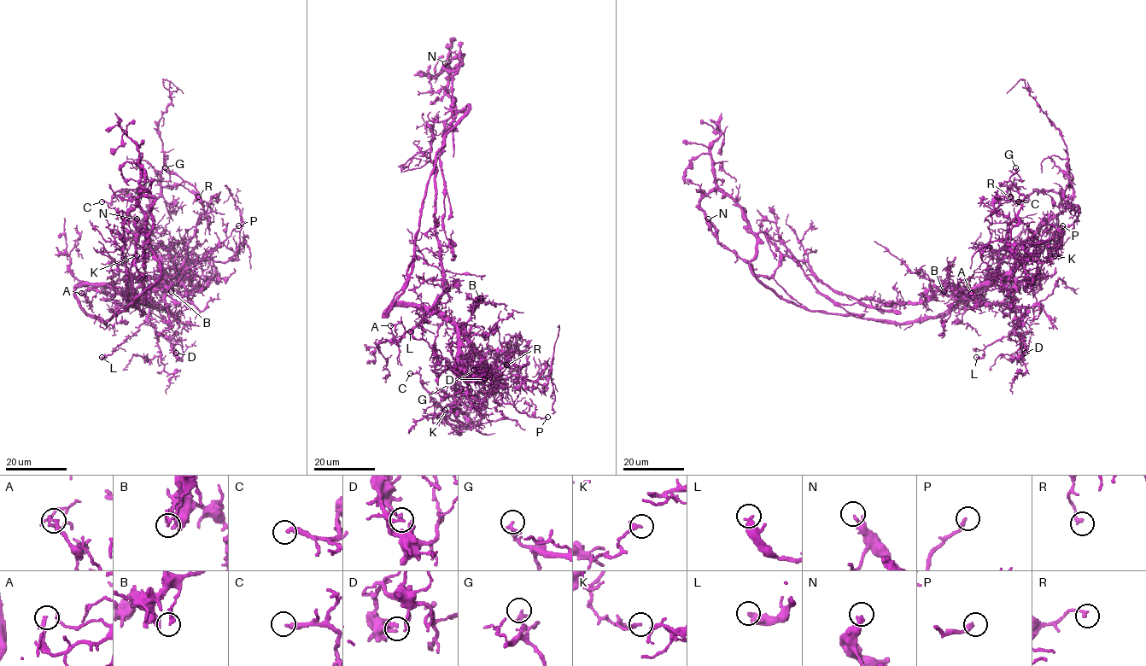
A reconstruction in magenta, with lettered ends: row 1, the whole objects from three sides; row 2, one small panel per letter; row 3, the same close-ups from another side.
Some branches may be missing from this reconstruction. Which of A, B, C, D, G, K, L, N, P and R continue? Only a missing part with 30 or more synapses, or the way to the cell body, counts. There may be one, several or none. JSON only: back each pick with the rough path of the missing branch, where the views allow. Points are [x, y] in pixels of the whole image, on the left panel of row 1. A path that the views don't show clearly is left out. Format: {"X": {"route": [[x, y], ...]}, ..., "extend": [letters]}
{"C": {"route": [[102, 201], [92, 207], [90, 213], [93, 215]]}, "L": {"route": [[102, 357], [96, 358], [101, 363], [96, 370], [90, 373], [84, 370]]}, "extend": ["C", "L"]}

